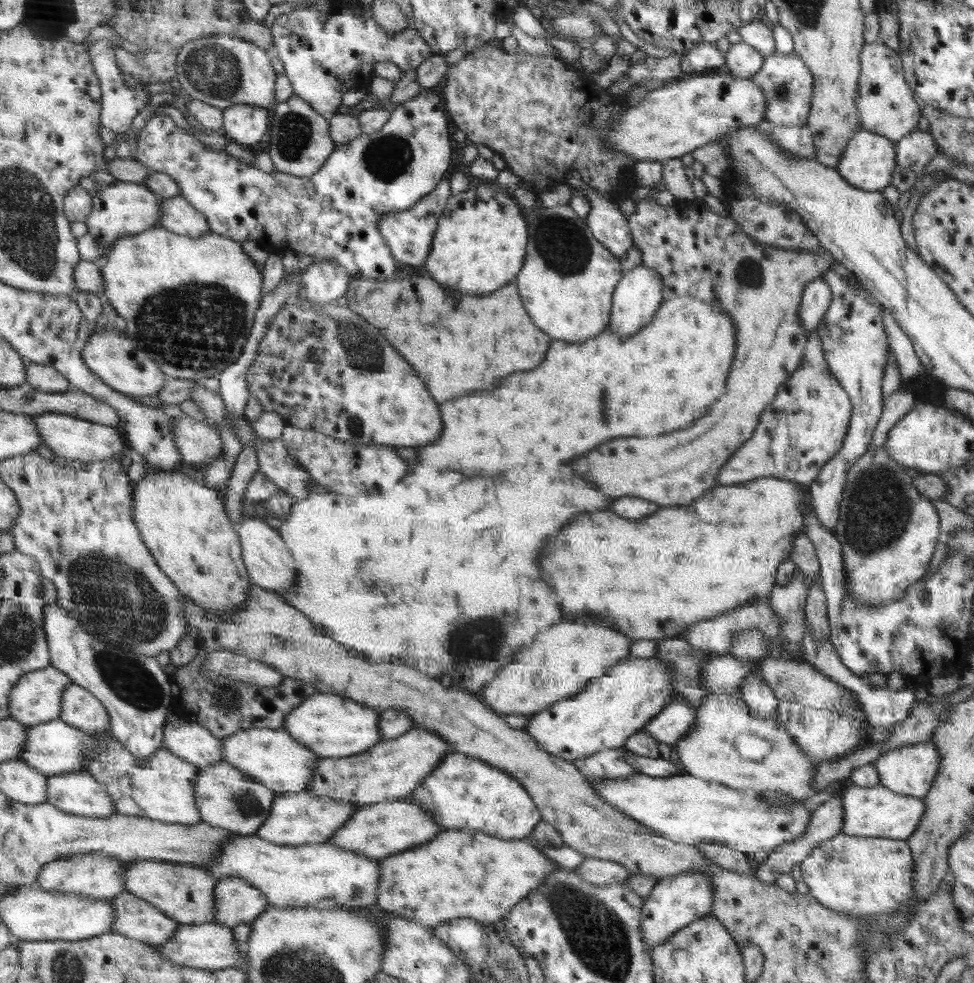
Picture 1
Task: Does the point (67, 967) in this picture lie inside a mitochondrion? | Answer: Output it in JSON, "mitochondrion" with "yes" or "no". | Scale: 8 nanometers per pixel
{"mitochondrion":"yes"}

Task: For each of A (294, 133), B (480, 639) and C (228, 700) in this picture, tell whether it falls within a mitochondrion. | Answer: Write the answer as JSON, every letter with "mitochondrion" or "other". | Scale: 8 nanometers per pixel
{"A":"mitochondrion","B":"mitochondrion","C":"mitochondrion"}

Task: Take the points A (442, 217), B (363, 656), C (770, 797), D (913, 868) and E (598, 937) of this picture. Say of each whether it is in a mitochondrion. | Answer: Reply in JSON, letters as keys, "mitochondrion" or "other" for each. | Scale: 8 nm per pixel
{"A":"other","B":"other","C":"mitochondrion","D":"other","E":"mitochondrion"}

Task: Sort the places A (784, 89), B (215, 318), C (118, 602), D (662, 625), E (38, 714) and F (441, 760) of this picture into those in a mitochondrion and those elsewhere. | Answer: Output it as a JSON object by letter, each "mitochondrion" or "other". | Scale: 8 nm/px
{"A":"mitochondrion","B":"mitochondrion","C":"mitochondrion","D":"other","E":"other","F":"other"}

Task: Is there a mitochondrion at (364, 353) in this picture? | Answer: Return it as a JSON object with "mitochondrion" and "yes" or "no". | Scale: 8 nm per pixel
{"mitochondrion":"yes"}

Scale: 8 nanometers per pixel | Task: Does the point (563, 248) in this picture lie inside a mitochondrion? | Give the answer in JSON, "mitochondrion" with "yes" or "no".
{"mitochondrion":"yes"}

